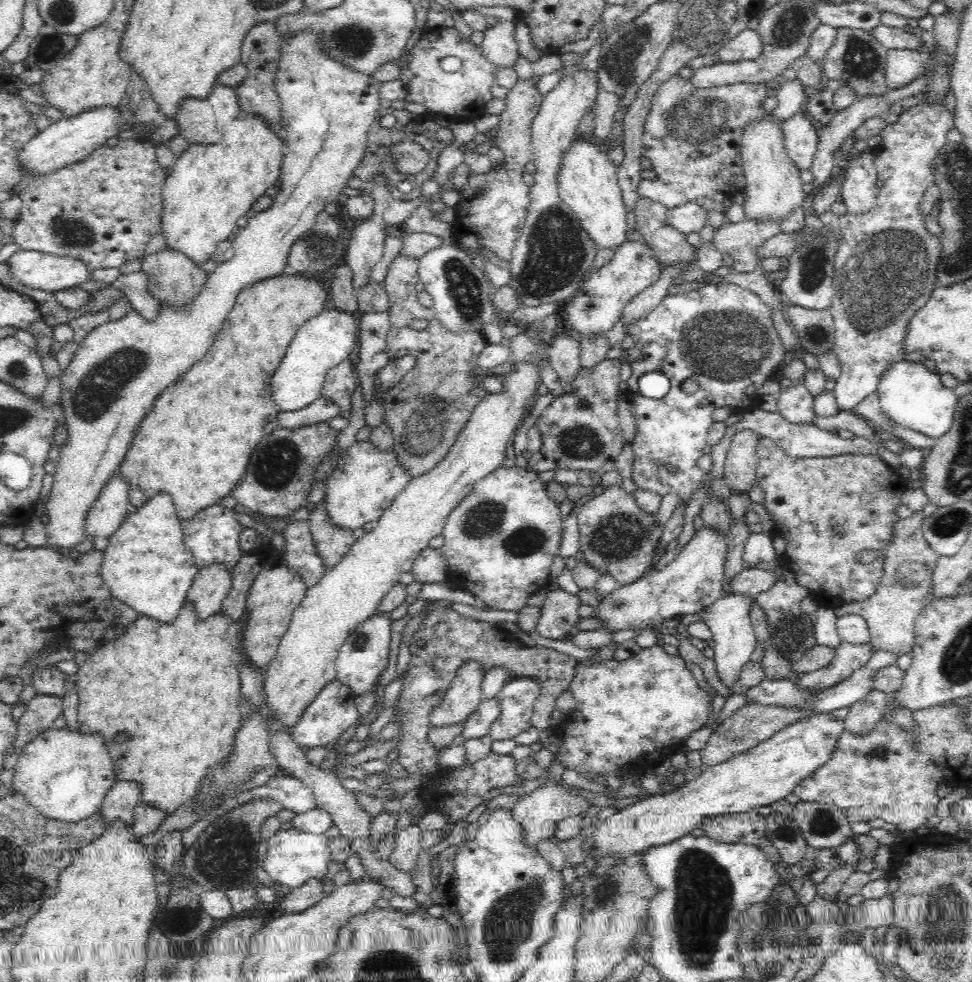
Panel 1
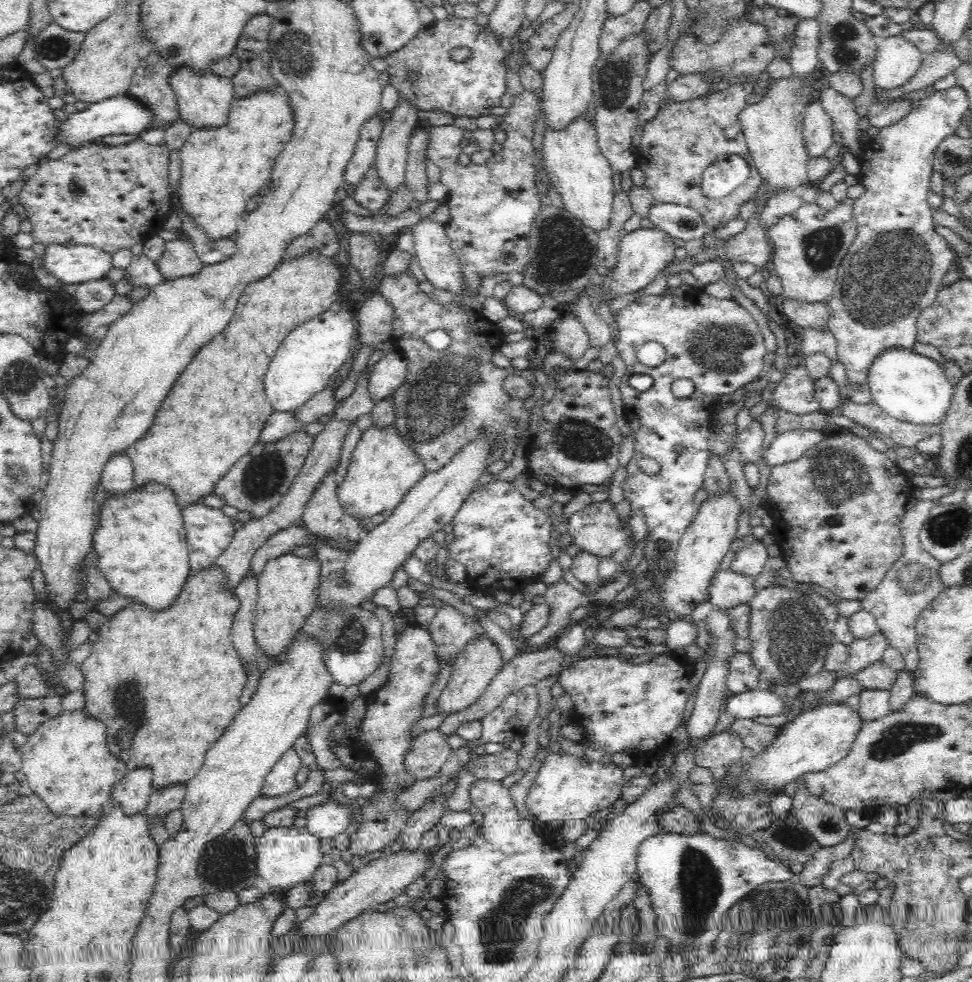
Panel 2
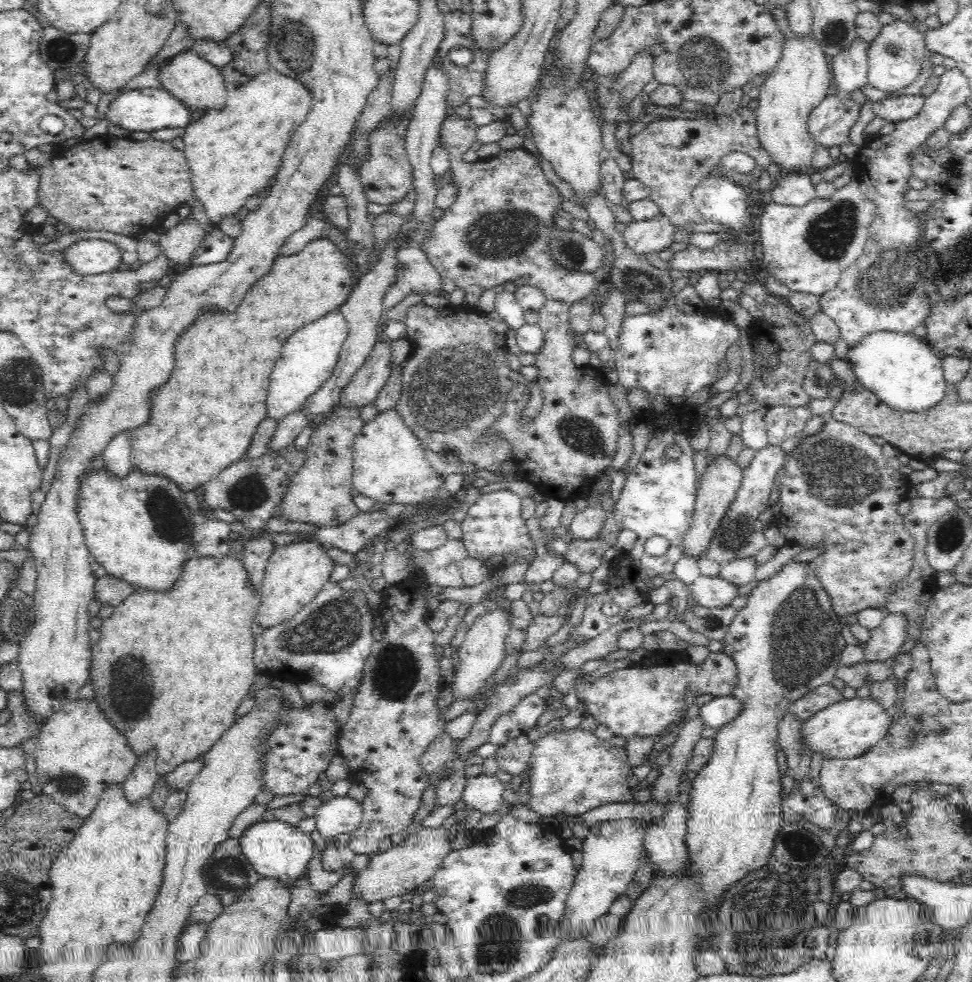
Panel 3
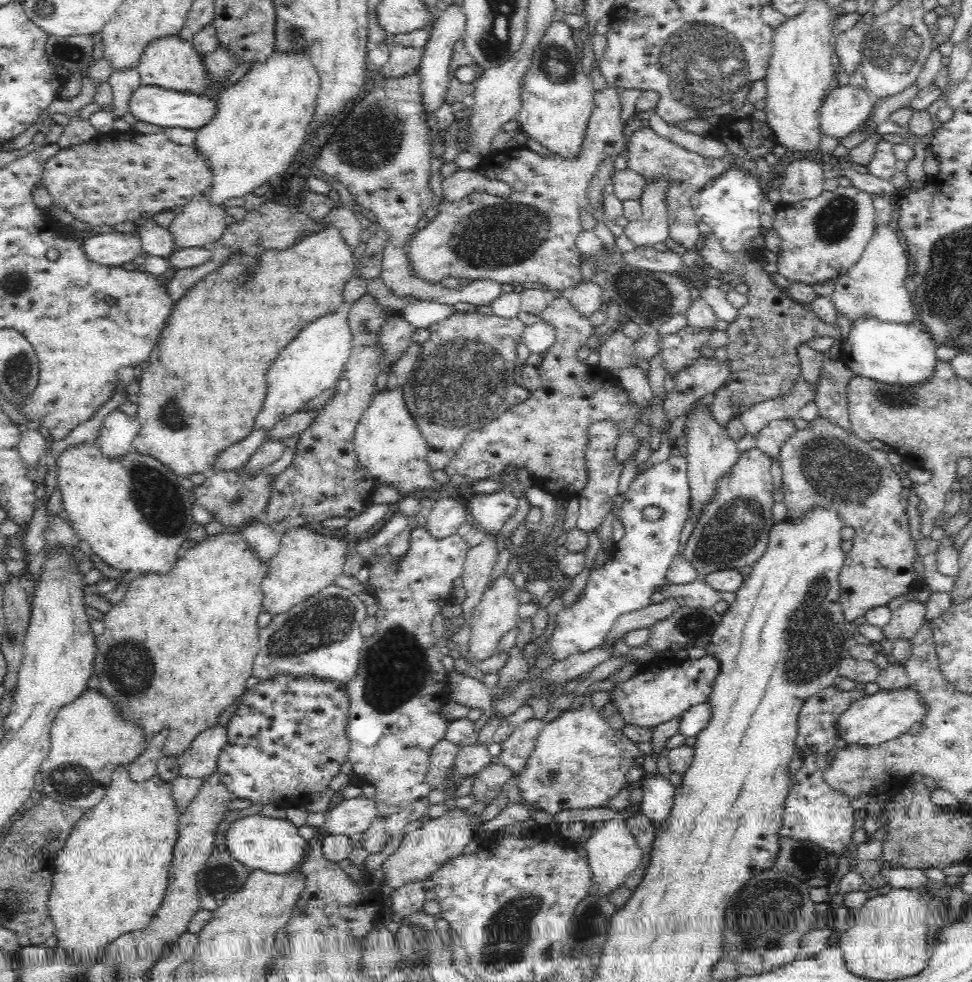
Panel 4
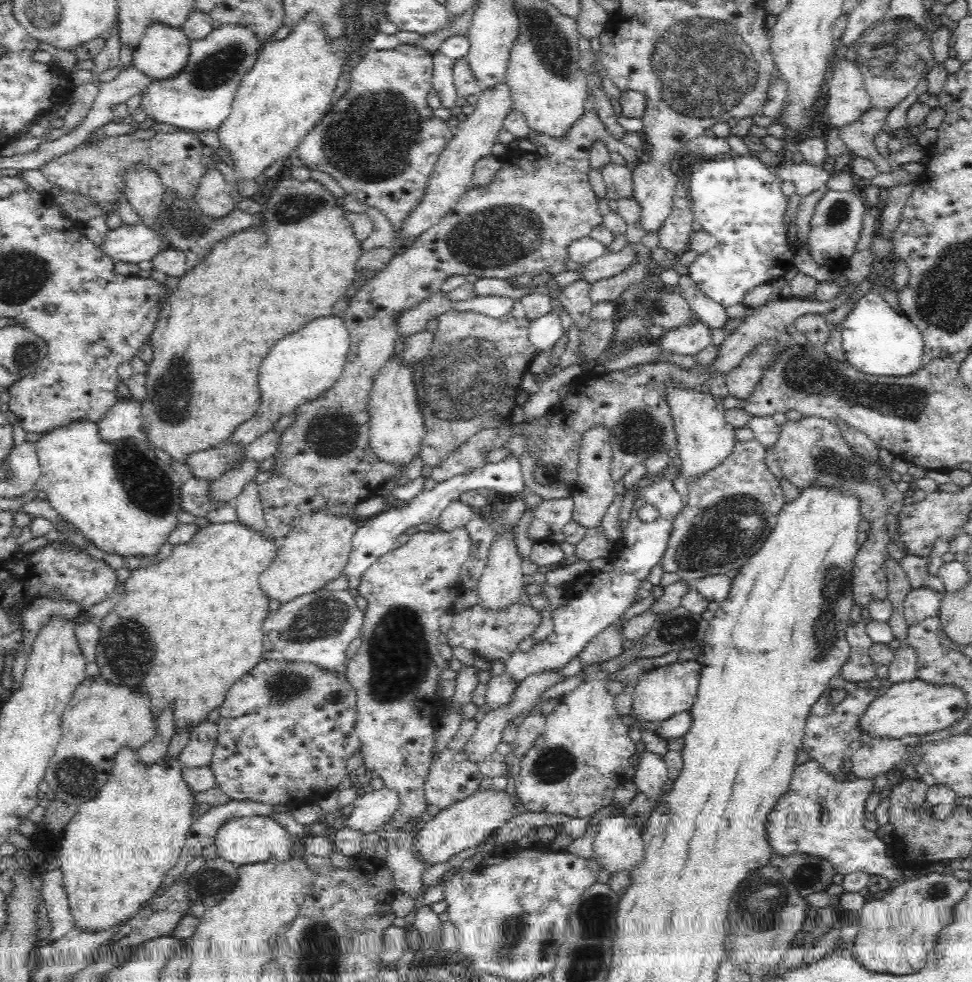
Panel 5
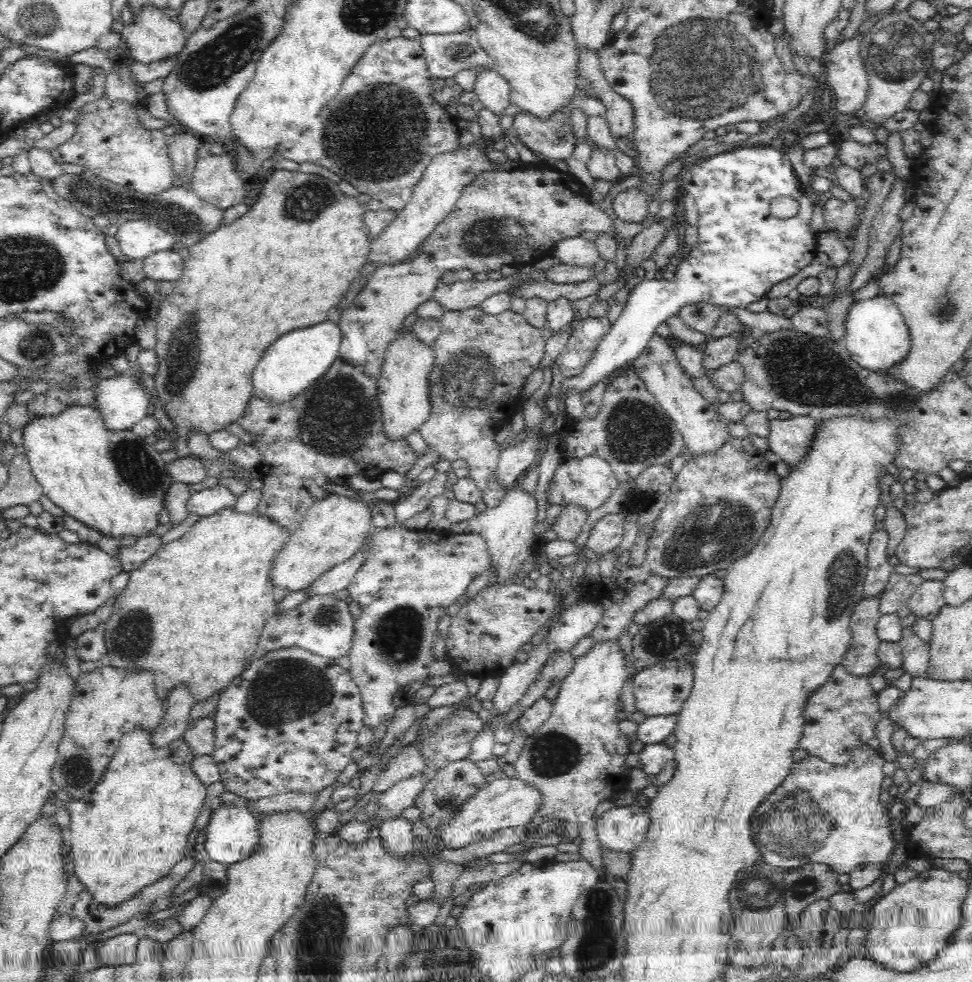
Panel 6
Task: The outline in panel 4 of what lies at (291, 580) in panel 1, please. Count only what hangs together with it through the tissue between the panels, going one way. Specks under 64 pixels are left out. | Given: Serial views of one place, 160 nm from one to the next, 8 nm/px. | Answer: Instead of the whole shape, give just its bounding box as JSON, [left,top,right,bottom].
[260,525,351,615]

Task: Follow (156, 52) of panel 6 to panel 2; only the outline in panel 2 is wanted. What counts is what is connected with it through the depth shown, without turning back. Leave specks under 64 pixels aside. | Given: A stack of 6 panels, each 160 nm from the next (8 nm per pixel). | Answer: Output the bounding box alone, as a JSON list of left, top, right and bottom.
[168,67,234,129]

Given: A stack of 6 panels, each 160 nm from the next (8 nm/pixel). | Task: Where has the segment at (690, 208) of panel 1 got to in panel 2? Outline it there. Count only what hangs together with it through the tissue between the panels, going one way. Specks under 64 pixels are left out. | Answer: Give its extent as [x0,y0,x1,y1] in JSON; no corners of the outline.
[646,203,709,242]

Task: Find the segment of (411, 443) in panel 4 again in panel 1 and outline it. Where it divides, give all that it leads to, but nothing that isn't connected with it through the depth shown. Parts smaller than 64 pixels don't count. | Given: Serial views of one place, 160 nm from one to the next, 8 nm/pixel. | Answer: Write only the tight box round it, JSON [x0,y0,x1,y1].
[326,439,415,528]

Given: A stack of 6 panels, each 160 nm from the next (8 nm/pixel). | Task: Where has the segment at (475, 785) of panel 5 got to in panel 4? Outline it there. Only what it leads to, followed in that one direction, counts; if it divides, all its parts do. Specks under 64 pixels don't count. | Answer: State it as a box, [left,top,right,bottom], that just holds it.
[426,739,471,798]

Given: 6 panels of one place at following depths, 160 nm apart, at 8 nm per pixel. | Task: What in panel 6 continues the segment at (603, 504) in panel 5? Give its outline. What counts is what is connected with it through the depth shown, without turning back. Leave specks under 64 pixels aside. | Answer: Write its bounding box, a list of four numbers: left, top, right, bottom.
[546,454,621,512]

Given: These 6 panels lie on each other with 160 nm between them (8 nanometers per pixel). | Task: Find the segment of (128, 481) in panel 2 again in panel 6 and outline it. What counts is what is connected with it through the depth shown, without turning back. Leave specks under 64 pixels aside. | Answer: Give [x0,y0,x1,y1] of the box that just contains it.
[94,372,152,431]

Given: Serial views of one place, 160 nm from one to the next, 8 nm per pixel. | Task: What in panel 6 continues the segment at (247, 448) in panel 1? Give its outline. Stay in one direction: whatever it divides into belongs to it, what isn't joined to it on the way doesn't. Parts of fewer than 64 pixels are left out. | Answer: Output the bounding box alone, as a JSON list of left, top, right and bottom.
[147,170,371,458]

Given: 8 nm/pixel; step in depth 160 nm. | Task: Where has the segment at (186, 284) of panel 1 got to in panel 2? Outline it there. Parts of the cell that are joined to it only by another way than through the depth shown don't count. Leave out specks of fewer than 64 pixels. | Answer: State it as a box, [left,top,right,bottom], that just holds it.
[158,238,205,280]

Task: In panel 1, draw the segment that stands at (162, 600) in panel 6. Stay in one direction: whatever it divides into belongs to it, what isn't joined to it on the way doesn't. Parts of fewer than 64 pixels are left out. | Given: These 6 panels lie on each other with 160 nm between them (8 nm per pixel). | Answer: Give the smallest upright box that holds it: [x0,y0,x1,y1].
[77,599,242,814]

